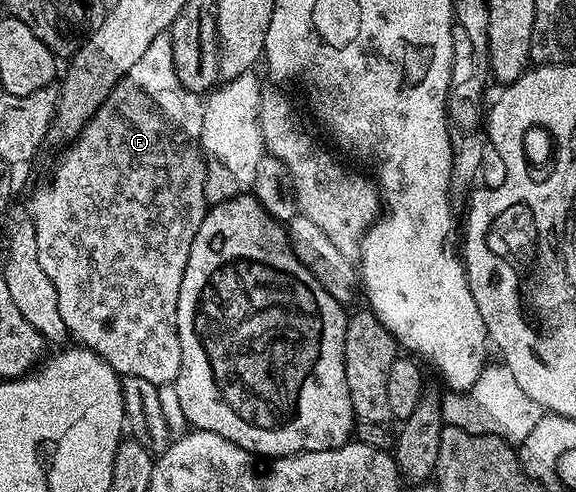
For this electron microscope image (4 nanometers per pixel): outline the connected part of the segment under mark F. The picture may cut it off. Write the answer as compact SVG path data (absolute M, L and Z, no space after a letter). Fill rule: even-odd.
M167 32L157 34L149 45L149 50L121 82L105 98L105 102L93 114L93 118L81 129L79 137L66 145L63 161L55 168L48 184L43 184L31 196L25 205L25 211L31 217L35 227L37 240L37 259L41 262L41 270L45 270L49 282L53 282L53 290L57 292L57 310L61 310L68 333L76 336L78 343L95 352L120 377L145 378L156 385L170 384L181 370L181 338L177 334L177 298L181 294L181 278L185 278L185 262L189 262L189 250L193 246L193 238L197 238L197 230L201 230L201 222L208 210L205 194L205 178L207 162L199 148L199 135L203 121L203 100L200 93L185 90L181 80L177 78L177 70L173 70L173 52L171 37Z

